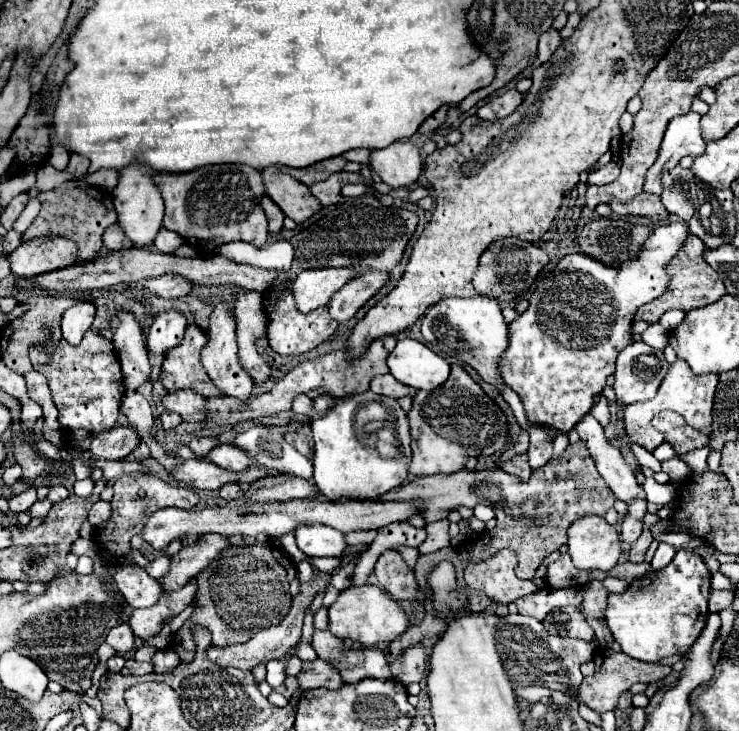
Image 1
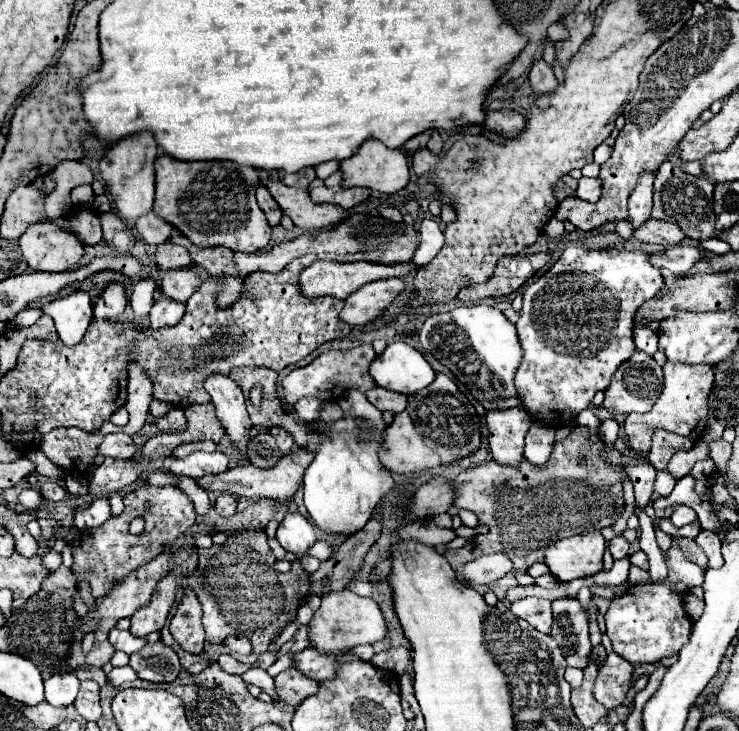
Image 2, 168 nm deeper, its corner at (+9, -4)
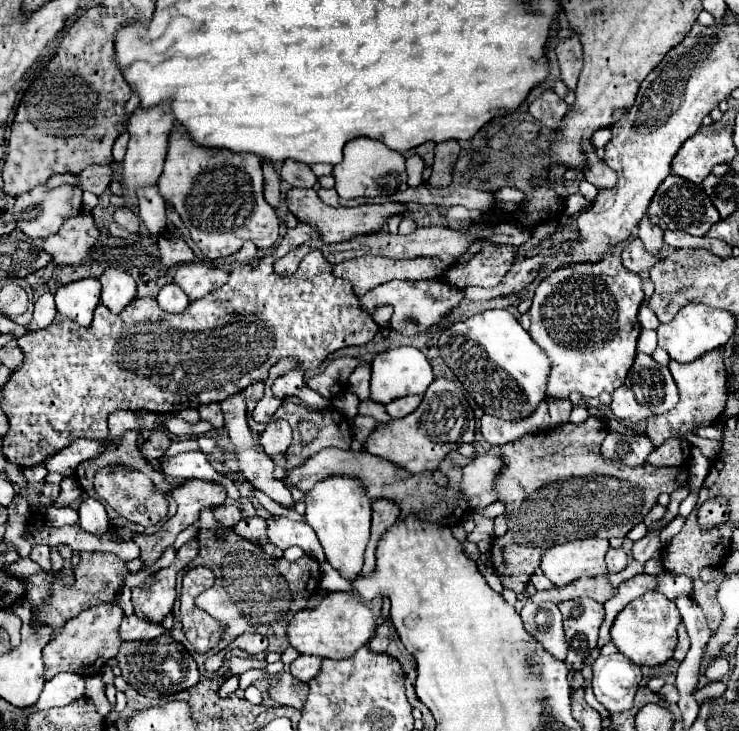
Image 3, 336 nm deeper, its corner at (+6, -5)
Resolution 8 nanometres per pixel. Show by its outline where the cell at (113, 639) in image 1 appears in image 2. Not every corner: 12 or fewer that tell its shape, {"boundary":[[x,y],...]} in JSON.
{"boundary":[[110,632],[110,644],[116,650],[134,654],[144,648],[146,640],[130,632]]}

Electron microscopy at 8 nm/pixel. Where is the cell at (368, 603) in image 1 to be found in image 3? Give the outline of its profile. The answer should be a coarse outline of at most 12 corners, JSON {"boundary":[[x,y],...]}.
{"boundary":[[333,591],[287,625],[301,655],[347,659],[375,635],[371,609]]}

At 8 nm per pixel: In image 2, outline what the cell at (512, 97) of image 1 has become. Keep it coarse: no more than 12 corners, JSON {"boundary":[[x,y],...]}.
{"boundary":[[488,110],[484,126],[516,136],[524,116],[516,110]]}

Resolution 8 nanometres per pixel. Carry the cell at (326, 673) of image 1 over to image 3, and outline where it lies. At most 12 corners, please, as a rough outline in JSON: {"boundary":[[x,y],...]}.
{"boundary":[[289,671],[269,679],[269,697],[303,709],[307,683]]}

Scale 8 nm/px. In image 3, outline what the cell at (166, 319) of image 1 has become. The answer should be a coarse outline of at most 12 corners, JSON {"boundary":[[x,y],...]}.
{"boundary":[[177,283],[163,285],[157,301],[161,309],[179,313],[189,297]]}

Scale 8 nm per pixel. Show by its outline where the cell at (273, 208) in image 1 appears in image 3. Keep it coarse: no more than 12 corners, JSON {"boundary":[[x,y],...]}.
{"boundary":[[263,159],[265,199],[279,205],[281,179],[273,163]]}

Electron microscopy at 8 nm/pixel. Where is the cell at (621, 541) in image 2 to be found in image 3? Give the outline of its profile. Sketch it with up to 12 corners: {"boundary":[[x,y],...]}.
{"boundary":[[609,549],[605,561],[609,573],[627,567],[623,549]]}

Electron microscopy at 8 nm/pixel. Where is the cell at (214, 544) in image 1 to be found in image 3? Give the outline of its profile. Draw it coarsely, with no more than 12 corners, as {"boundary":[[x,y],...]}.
{"boundary":[[101,603],[43,647],[45,679],[97,675],[119,649],[121,607]]}

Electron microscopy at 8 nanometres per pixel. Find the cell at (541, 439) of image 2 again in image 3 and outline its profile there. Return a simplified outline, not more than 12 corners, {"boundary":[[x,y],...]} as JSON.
{"boundary":[[547,399],[551,427],[565,425],[571,413],[569,399]]}

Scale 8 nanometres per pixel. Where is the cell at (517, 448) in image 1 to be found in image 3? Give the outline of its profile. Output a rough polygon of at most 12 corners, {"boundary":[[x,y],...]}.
{"boundary":[[619,255],[555,269],[529,309],[547,397],[613,393],[641,277]]}

